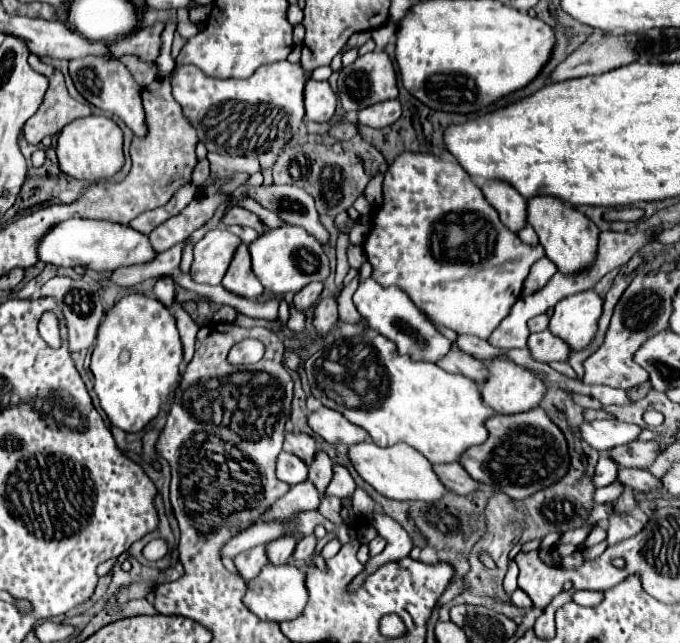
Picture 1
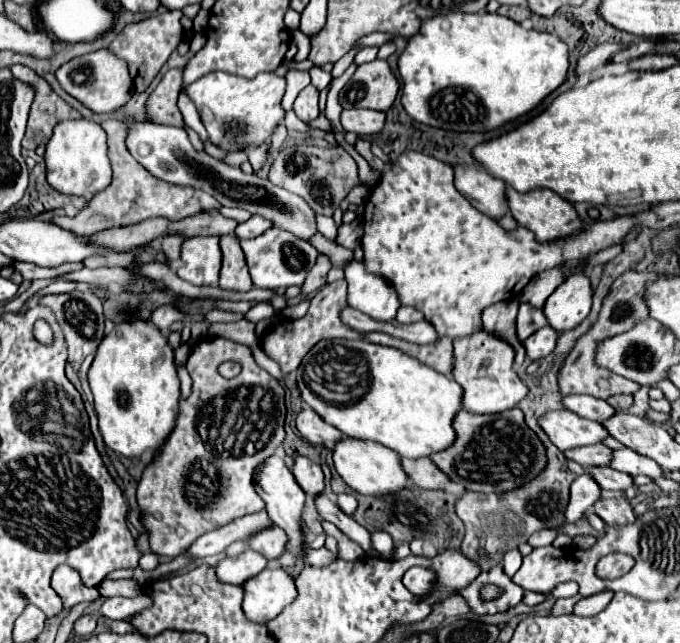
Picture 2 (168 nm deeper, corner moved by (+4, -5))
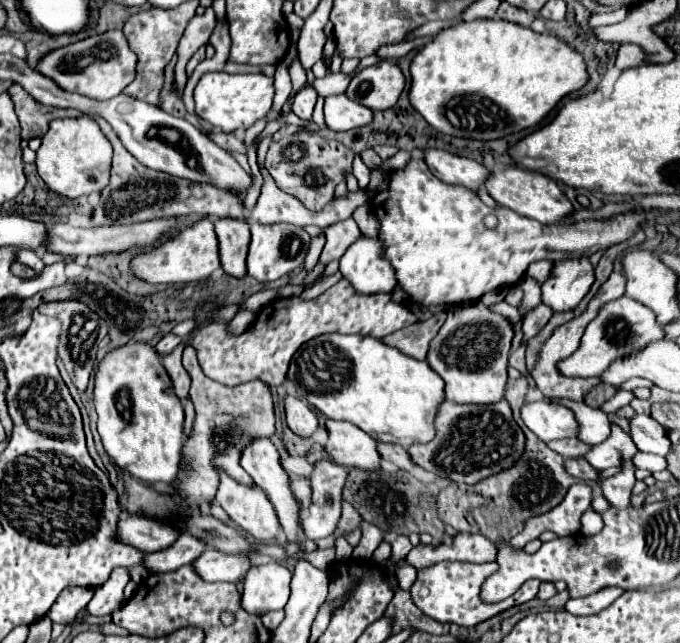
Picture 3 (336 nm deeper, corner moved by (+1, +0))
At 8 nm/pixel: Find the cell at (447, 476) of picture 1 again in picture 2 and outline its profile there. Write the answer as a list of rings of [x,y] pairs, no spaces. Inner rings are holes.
[[[401,459],[401,465],[411,483],[421,489],[439,489],[441,483],[449,483],[449,477],[441,475],[431,459]]]

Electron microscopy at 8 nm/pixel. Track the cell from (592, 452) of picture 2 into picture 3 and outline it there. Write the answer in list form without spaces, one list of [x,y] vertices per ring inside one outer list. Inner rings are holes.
[[[566,438],[566,440],[556,440],[556,442],[548,442],[548,446],[558,452],[564,458],[580,458],[584,454],[588,454],[592,450],[590,444],[580,442],[578,438]]]

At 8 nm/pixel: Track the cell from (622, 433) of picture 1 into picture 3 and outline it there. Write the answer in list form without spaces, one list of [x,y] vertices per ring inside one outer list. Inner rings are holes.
[[[552,400],[542,402],[530,402],[522,408],[524,424],[538,434],[544,442],[550,440],[562,440],[562,438],[574,438],[580,432],[580,424],[576,420],[576,414]]]

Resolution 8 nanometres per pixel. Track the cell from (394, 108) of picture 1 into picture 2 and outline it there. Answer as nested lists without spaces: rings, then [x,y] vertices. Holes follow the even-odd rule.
[[[345,109],[341,113],[341,125],[345,131],[355,135],[373,135],[383,129],[385,113],[369,109]]]

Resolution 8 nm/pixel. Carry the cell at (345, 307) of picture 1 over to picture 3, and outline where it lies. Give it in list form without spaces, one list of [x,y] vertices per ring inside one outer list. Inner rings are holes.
[[[440,312],[440,314],[436,314],[424,322],[416,322],[412,326],[406,326],[402,330],[388,334],[386,338],[382,338],[382,342],[402,350],[404,354],[408,354],[416,360],[426,360],[428,350],[430,350],[430,342],[436,338],[444,320],[446,320],[446,314]]]

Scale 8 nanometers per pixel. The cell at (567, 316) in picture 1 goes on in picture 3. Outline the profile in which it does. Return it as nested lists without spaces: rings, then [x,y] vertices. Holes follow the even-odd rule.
[[[578,258],[578,260],[564,260],[556,262],[552,268],[552,274],[548,280],[542,284],[542,302],[550,306],[554,312],[568,312],[574,310],[582,298],[590,292],[590,286],[594,284],[594,268],[588,262],[588,258]]]

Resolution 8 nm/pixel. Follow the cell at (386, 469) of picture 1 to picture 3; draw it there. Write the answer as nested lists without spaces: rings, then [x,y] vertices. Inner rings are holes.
[[[328,420],[326,426],[330,434],[326,452],[334,462],[368,472],[380,470],[380,452],[376,448],[376,440],[370,434],[358,426],[352,426],[350,422]]]

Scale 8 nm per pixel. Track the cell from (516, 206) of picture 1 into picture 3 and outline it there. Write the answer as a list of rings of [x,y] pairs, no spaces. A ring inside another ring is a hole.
[[[424,150],[424,160],[440,180],[464,186],[472,192],[478,192],[490,178],[490,170],[486,170],[482,164],[446,150]]]

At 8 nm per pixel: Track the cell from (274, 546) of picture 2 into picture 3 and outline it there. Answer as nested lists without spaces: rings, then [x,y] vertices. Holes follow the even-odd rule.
[[[220,474],[216,502],[226,510],[232,522],[246,530],[252,538],[266,542],[280,536],[282,528],[274,506],[260,488],[246,488],[226,474]]]

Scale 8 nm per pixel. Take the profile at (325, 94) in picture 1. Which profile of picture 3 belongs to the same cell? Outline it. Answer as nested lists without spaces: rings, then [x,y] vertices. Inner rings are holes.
[[[312,84],[304,86],[304,88],[296,94],[296,98],[294,98],[294,102],[292,102],[292,112],[294,112],[296,116],[304,118],[304,120],[310,120],[310,118],[312,118],[314,104],[316,104],[316,98],[318,98],[318,94],[316,94],[316,90],[312,88]]]

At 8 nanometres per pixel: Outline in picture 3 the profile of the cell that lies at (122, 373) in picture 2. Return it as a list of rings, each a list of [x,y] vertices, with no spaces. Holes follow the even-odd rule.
[[[128,342],[112,348],[98,364],[94,376],[94,404],[98,412],[98,432],[110,458],[132,476],[152,484],[156,480],[172,484],[180,472],[184,444],[184,408],[174,392],[172,380],[162,366],[162,356],[148,342]]]

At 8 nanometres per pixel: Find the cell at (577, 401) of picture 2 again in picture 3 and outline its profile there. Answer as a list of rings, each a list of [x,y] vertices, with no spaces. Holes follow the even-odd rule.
[[[614,422],[610,426],[612,426],[612,434],[608,436],[608,440],[594,446],[592,452],[584,456],[592,466],[596,466],[596,470],[608,470],[614,466],[618,468],[624,464],[624,460],[632,460],[638,454],[638,448],[632,442],[630,434],[626,434]]]

